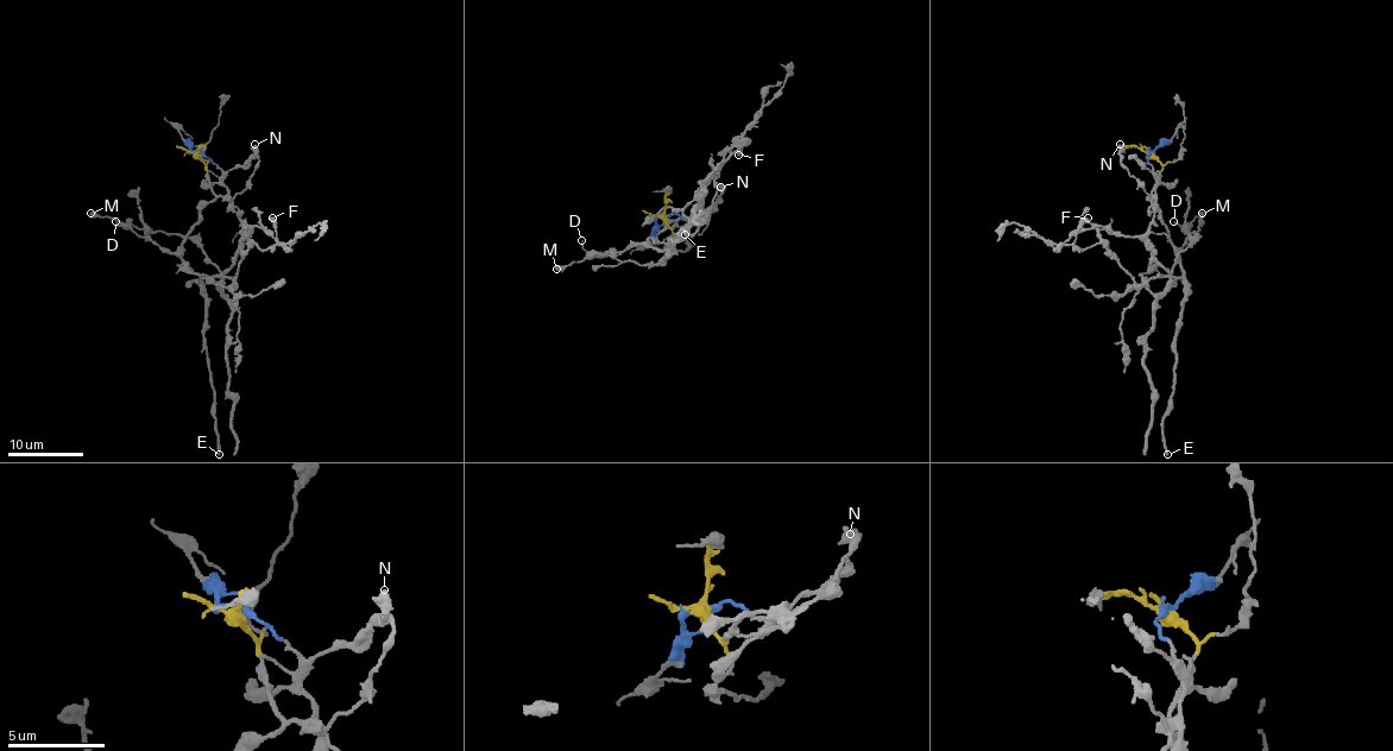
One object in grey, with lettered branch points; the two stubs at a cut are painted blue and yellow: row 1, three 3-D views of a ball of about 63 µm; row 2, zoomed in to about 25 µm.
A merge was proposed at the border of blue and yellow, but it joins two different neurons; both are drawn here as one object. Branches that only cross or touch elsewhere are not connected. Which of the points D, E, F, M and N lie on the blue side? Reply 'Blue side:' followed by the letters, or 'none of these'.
Blue side: none of these

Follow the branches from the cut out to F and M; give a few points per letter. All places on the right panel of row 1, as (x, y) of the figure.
F: (1149, 151), (1163, 166), (1152, 197), (1182, 275), (1138, 284), (1101, 243), (1076, 244), (1086, 218)
M: (1149, 151), (1163, 166), (1152, 197), (1153, 207), (1176, 252), (1187, 239), (1187, 227), (1202, 212)

